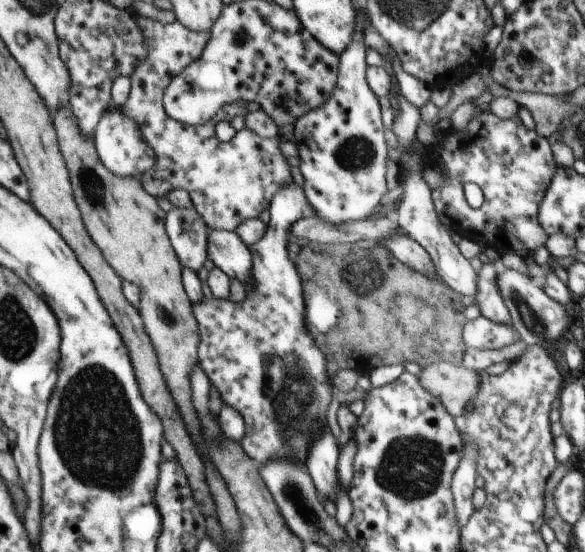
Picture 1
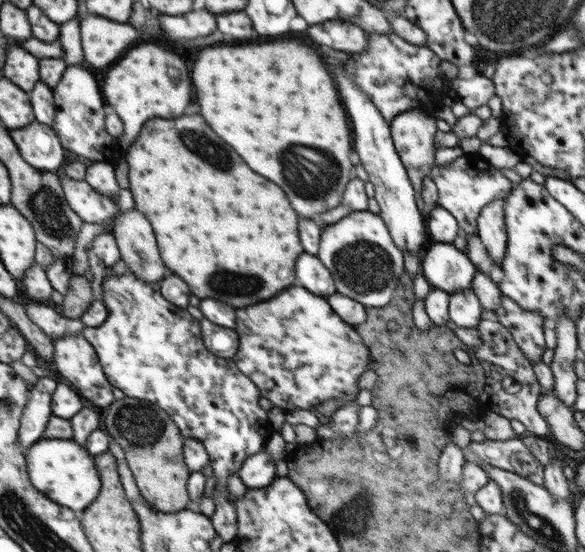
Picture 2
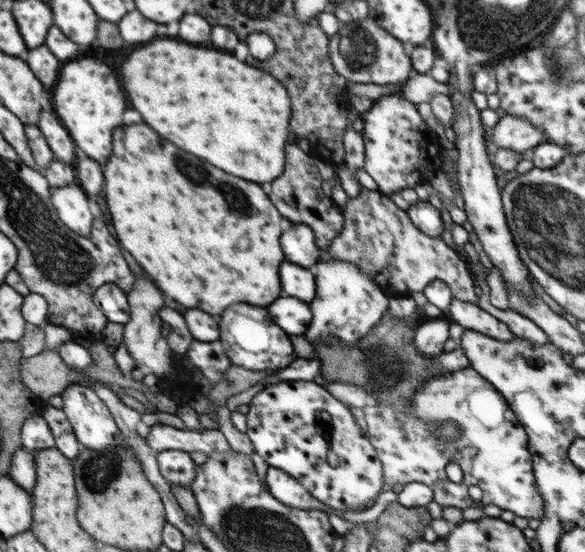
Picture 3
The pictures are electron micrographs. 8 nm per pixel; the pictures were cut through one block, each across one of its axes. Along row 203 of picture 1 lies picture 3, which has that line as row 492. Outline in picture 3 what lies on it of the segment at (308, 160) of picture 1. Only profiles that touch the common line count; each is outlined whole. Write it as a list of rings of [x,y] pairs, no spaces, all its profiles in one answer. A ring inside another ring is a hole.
[[[280,381],[273,385],[268,385],[264,387],[264,390],[258,392],[252,400],[250,400],[249,411],[246,414],[247,418],[247,429],[246,434],[248,438],[252,441],[256,452],[264,458],[264,460],[274,468],[283,470],[288,473],[292,478],[296,479],[316,500],[320,500],[322,504],[326,504],[329,508],[333,510],[342,510],[342,512],[357,512],[368,508],[368,504],[375,500],[375,498],[382,492],[382,486],[384,486],[384,475],[382,470],[382,461],[378,458],[376,454],[376,449],[374,445],[370,442],[370,439],[366,434],[362,432],[362,428],[356,420],[350,410],[346,408],[340,399],[330,394],[328,389],[325,389],[323,385],[317,384],[315,381]]]

